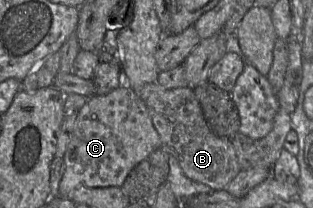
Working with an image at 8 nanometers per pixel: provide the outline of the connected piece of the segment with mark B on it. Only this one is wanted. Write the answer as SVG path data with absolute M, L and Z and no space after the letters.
M155 82L146 84L137 93L160 136L161 148L177 159L185 176L213 190L226 189L241 170L236 152L230 140L211 131L194 90L188 86L166 89Z

